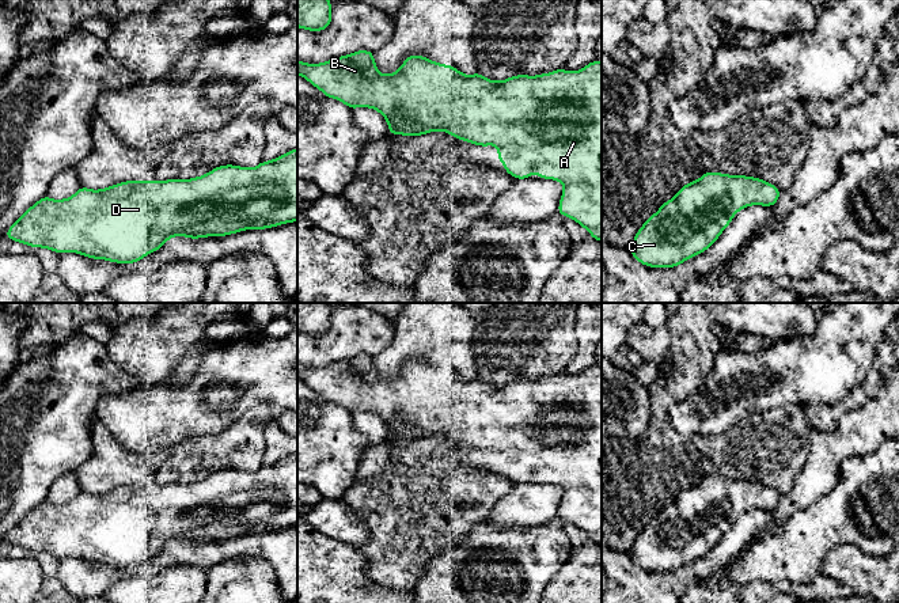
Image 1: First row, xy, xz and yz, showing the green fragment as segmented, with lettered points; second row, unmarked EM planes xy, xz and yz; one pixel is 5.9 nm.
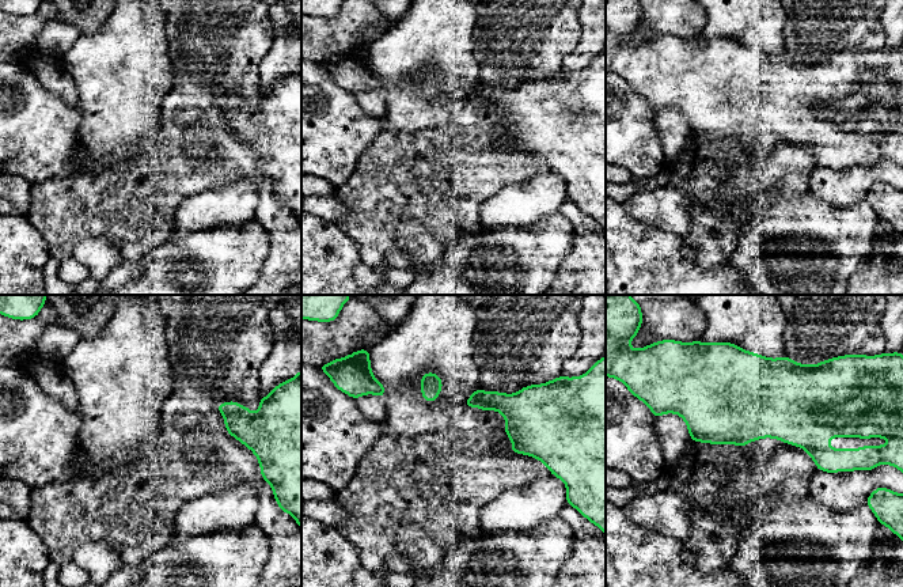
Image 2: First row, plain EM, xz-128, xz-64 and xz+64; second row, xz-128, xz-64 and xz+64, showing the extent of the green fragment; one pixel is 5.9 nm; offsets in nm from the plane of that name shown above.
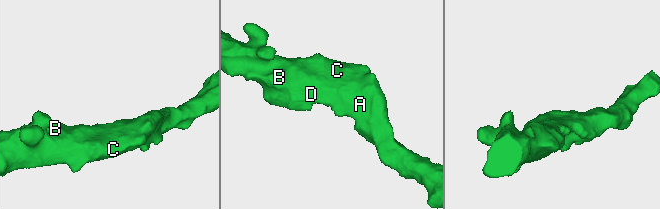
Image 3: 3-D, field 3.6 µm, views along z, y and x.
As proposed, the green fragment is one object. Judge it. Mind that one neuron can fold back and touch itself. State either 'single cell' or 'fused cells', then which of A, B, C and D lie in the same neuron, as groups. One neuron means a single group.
single cell; groups A B C D

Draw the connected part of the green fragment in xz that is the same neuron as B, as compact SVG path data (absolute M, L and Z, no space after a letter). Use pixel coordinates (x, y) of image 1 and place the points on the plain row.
M357 354L320 368L297 364L297 379L352 414L378 414L386 422L390 439L416 441L441 435L470 448L494 448L498 466L516 483L538 478L542 483L559 485L564 496L558 517L573 523L602 546L602 367L598 364L576 376L558 372L551 378L494 386L478 376L467 380L454 369L416 359L409 360L397 376L382 379L373 356Z

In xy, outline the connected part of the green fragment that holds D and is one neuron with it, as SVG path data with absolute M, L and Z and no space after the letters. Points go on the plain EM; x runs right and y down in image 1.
M297 452L254 473L225 469L191 483L126 485L100 494L81 490L65 504L45 500L8 532L5 542L57 558L79 557L132 569L153 558L172 541L225 541L296 524Z

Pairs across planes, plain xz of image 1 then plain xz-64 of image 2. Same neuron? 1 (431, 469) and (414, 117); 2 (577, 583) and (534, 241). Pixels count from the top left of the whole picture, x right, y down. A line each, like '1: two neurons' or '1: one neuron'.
1: two neurons
2: two neurons

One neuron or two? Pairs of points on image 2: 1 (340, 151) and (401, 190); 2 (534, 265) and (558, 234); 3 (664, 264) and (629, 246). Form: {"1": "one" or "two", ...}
{"1": "two", "2": "one", "3": "one"}

